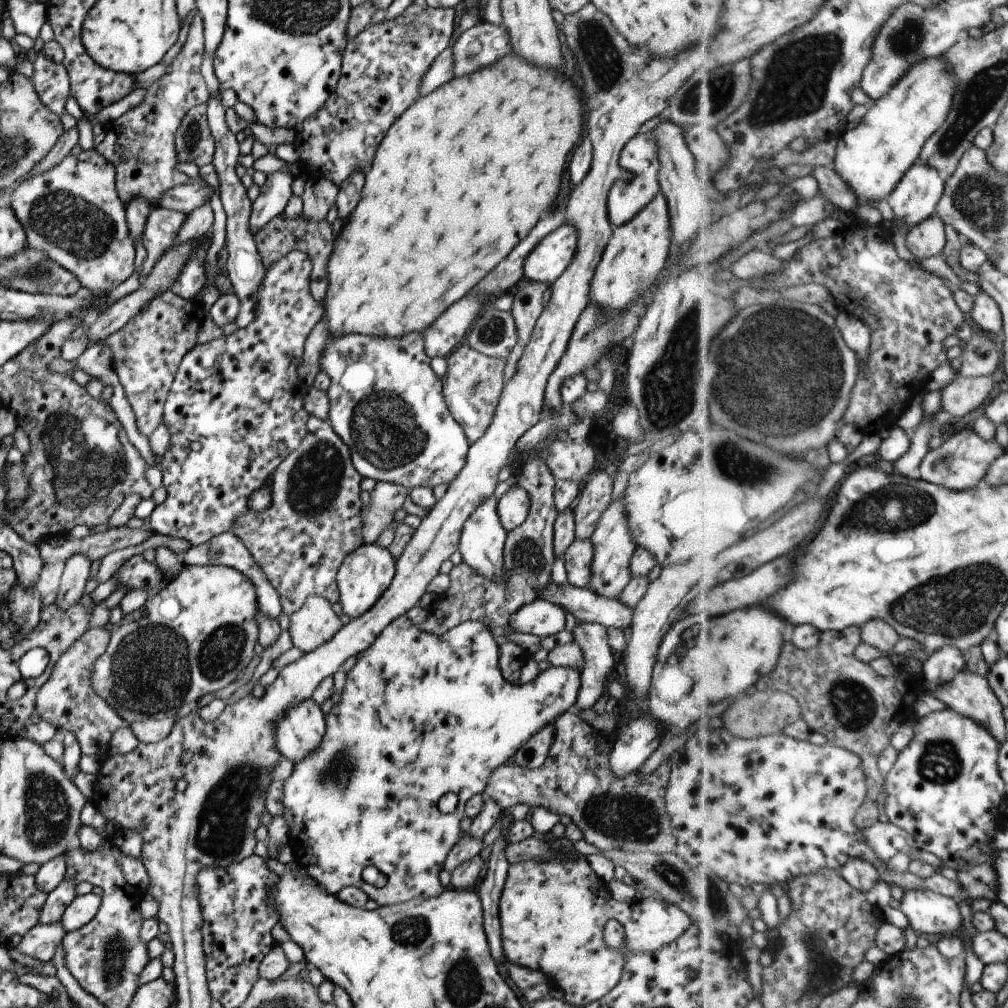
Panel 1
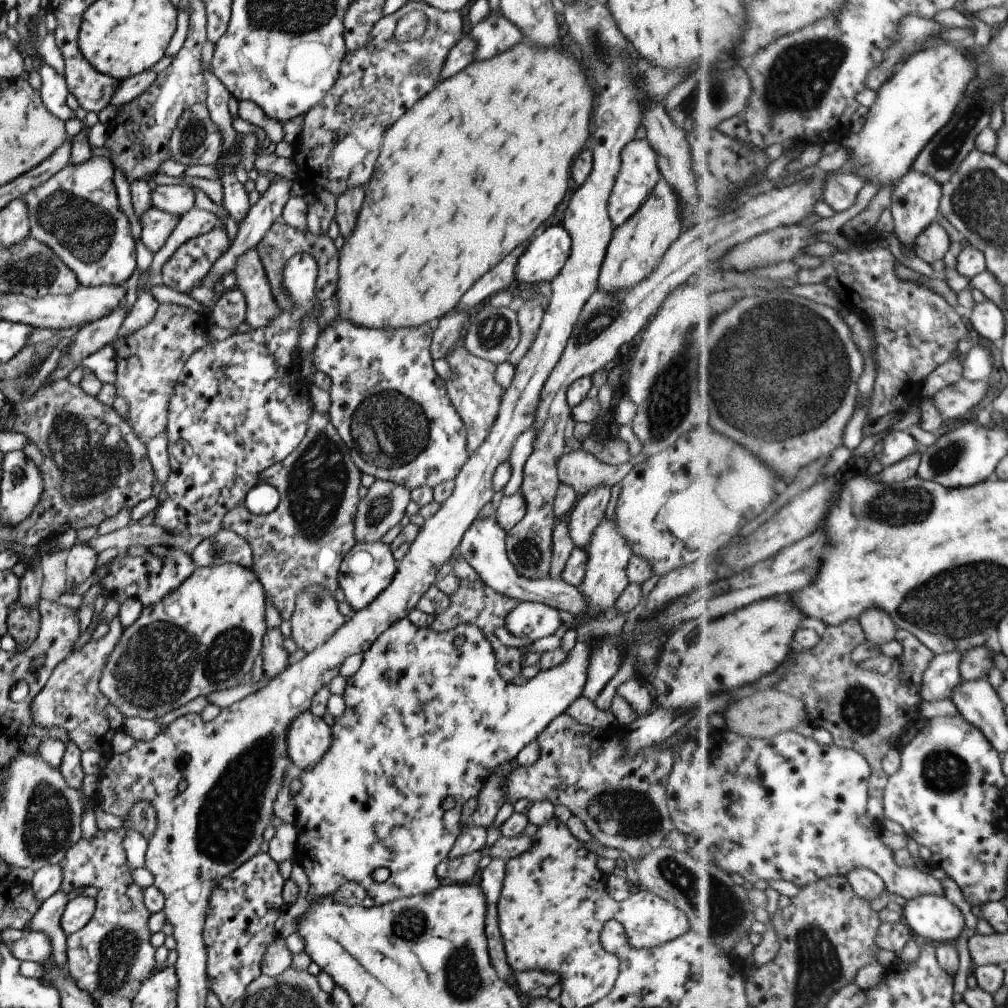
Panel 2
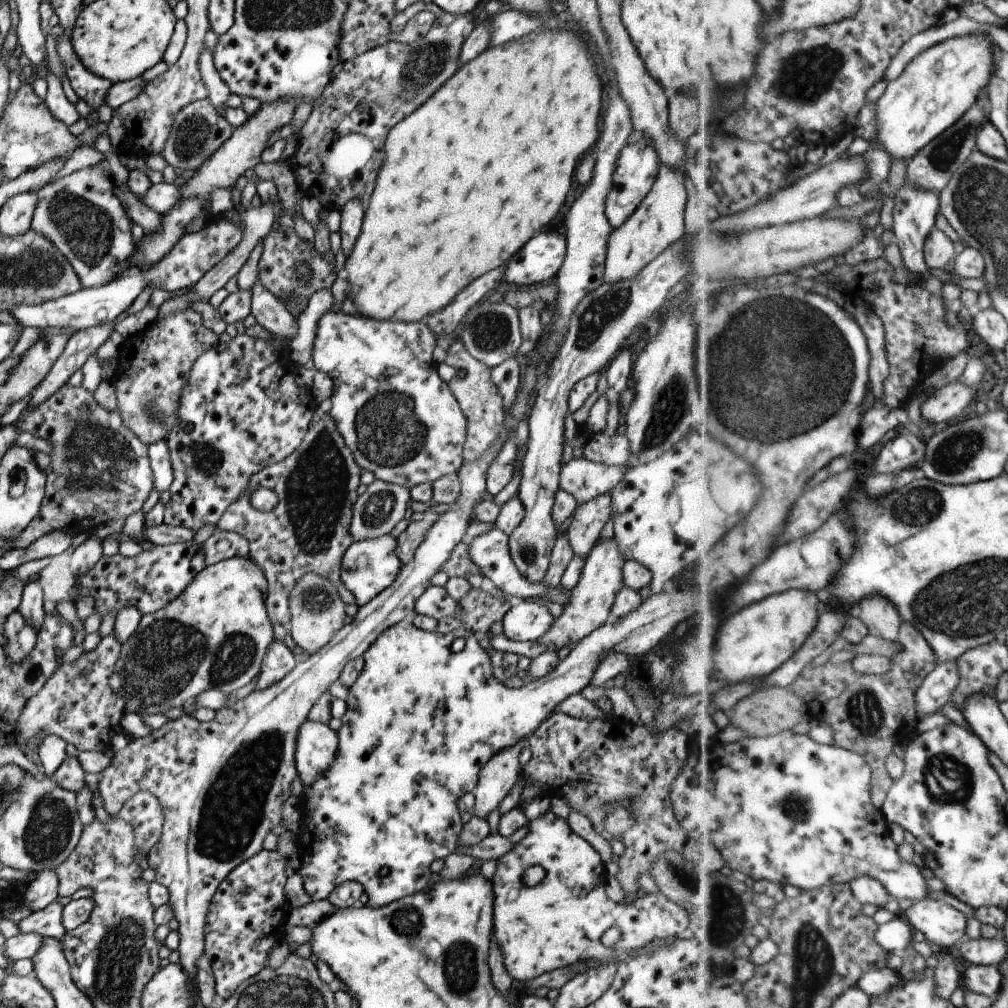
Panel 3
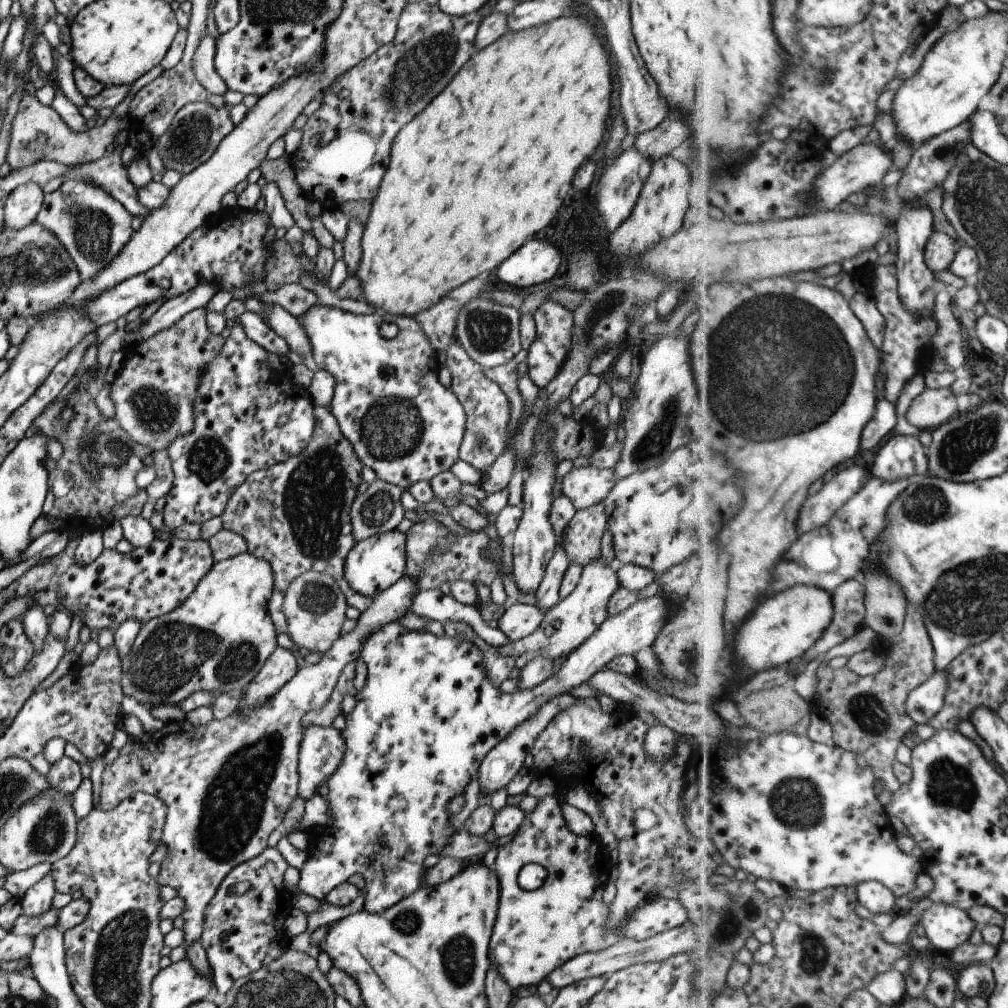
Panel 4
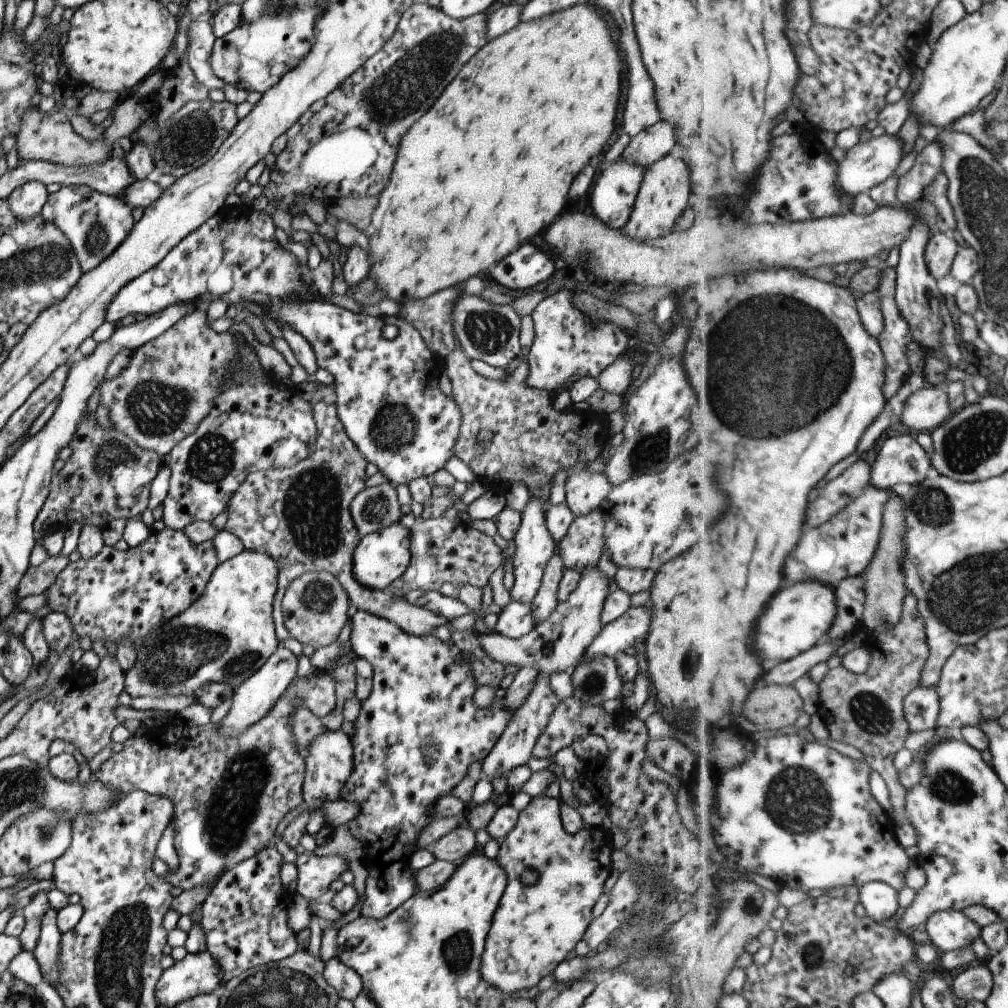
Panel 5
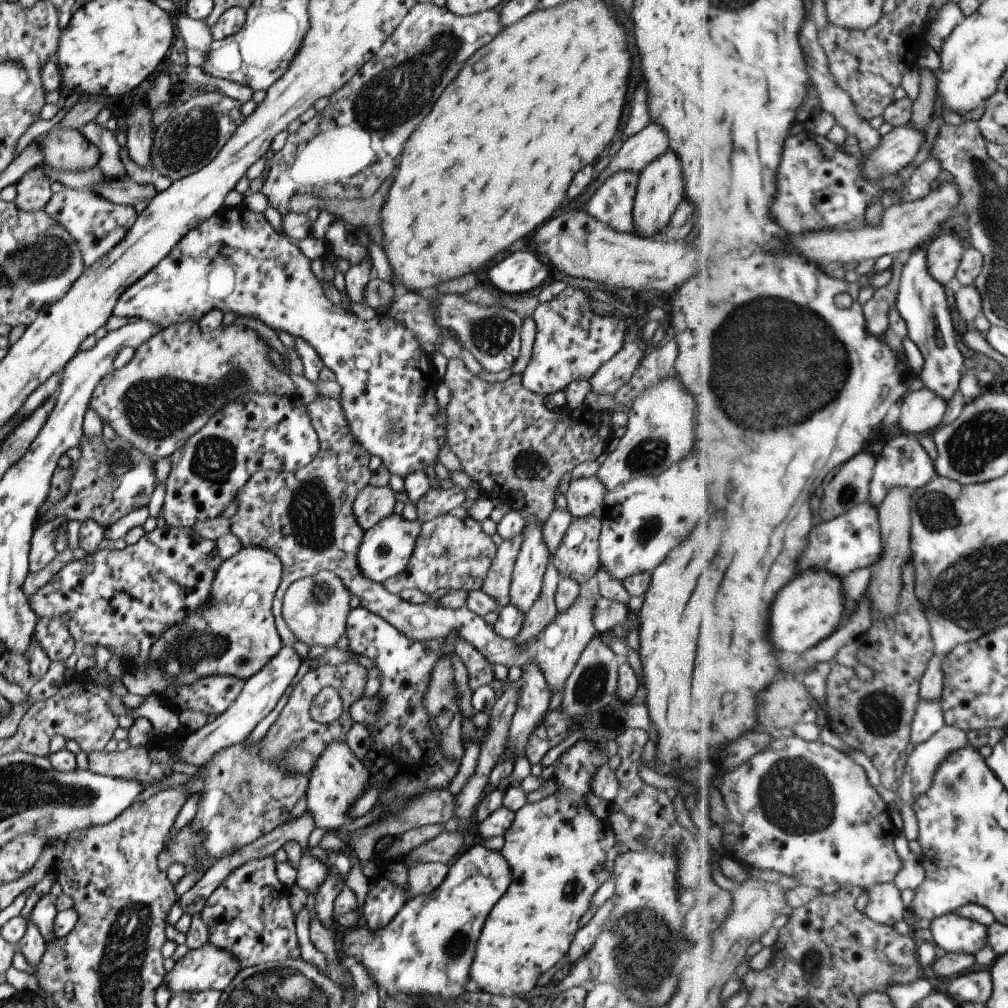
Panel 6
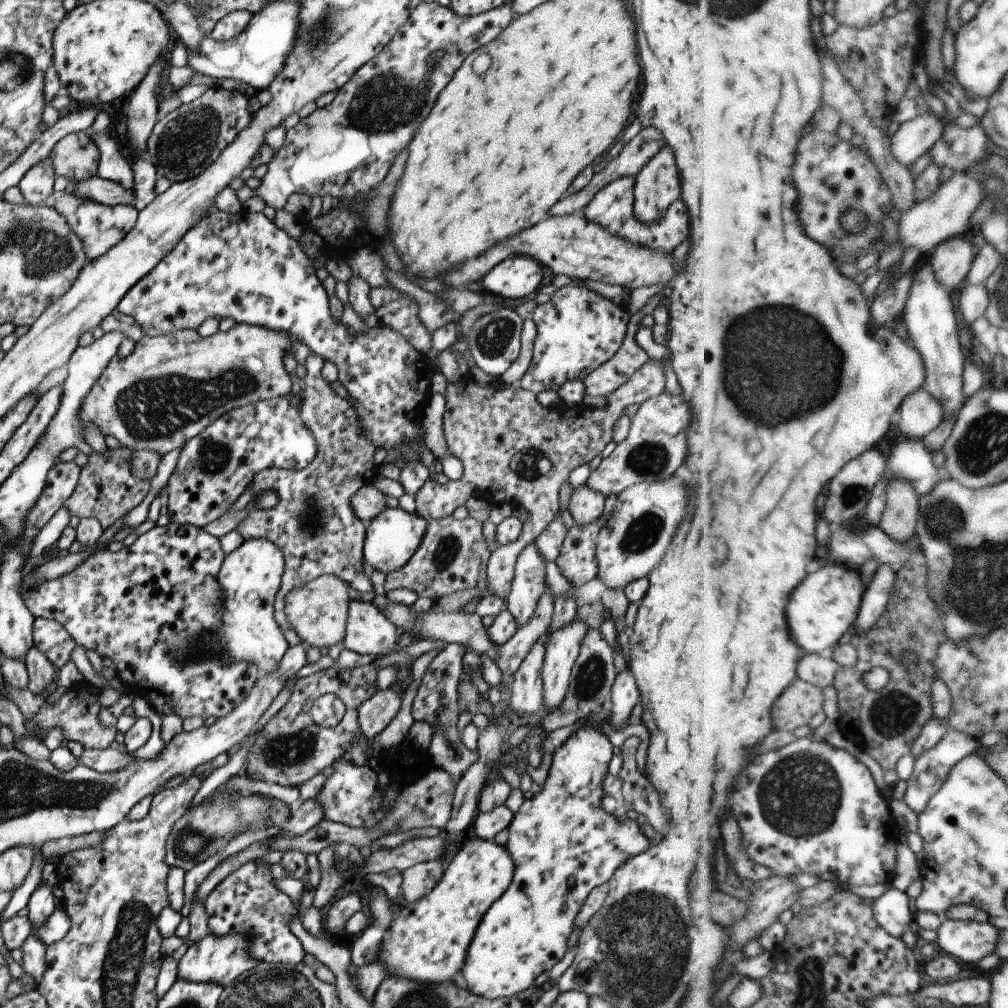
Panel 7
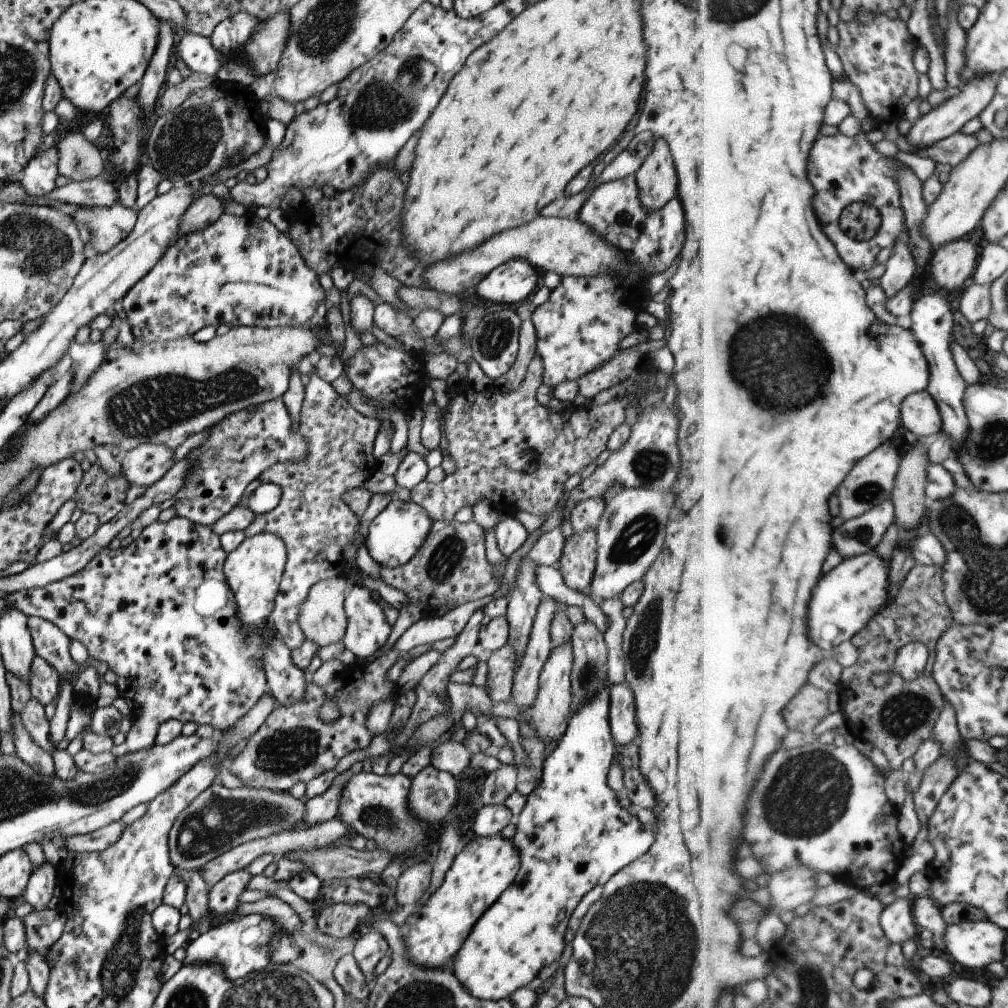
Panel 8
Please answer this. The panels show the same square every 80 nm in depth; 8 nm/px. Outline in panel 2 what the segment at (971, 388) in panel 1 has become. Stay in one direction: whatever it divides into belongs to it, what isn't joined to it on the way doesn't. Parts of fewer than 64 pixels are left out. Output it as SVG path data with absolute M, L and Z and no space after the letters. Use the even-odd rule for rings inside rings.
M965 378L943 387L933 396L934 406L945 418L963 418L987 394L987 380L970 381Z

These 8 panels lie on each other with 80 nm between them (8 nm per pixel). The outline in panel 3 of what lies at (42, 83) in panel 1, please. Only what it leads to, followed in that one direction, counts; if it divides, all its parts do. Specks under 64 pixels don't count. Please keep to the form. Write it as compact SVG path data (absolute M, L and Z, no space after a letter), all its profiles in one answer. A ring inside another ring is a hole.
M51 72L46 75L46 89L47 92L43 100L49 112L66 127L75 124L80 118L75 105L67 101L61 89L61 81Z

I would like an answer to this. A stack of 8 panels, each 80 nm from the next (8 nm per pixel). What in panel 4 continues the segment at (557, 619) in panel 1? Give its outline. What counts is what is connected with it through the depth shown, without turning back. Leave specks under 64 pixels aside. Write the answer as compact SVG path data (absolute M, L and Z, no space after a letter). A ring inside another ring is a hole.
M515 602L508 608L496 612L496 628L508 641L518 641L537 630L544 614L535 604Z

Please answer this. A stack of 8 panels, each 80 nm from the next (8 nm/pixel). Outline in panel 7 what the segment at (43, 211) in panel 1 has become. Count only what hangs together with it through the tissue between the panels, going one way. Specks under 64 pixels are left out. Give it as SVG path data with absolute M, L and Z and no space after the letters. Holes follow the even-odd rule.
M71 182L61 193L55 195L55 202L52 207L63 216L71 230L81 239L85 258L89 261L117 244L133 228L138 213L132 204L107 206L82 197L76 197L72 193Z

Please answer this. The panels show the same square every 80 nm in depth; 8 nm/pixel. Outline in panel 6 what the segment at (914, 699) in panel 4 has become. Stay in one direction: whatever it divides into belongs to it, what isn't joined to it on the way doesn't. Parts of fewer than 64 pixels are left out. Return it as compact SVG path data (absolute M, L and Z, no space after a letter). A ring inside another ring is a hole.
M920 698L912 723L912 745L916 747L932 739L932 736L945 725L947 724L942 706L935 701L925 701Z

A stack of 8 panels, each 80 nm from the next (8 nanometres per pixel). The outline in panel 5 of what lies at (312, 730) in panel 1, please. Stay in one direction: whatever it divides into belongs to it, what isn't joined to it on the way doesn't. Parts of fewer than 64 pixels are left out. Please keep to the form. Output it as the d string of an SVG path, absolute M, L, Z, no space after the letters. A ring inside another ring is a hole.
M339 731L317 735L307 747L303 756L304 779L302 784L302 805L308 810L305 832L314 835L320 828L327 826L321 804L339 800L340 792L352 771L352 749L348 736Z

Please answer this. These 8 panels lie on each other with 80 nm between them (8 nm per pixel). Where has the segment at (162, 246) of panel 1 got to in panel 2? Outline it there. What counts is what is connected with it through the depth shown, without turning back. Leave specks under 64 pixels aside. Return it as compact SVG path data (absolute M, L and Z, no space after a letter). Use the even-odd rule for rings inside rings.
M151 206L138 216L141 232L140 240L145 248L155 253L165 244L165 240L179 220L179 216L170 215Z

